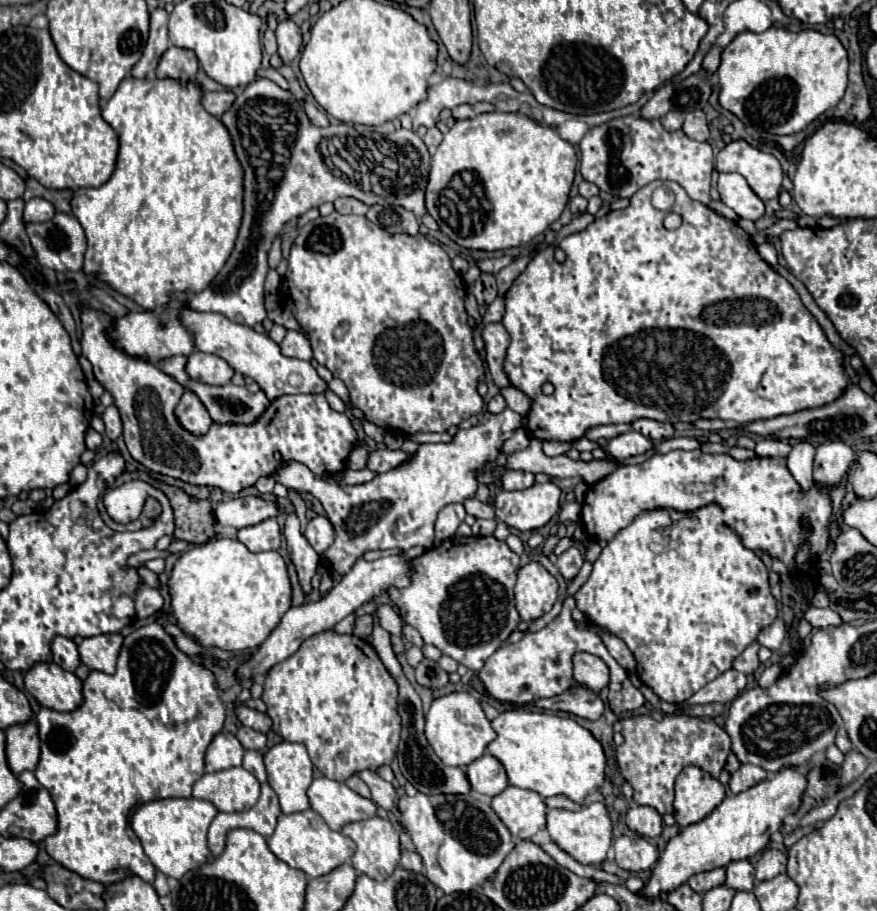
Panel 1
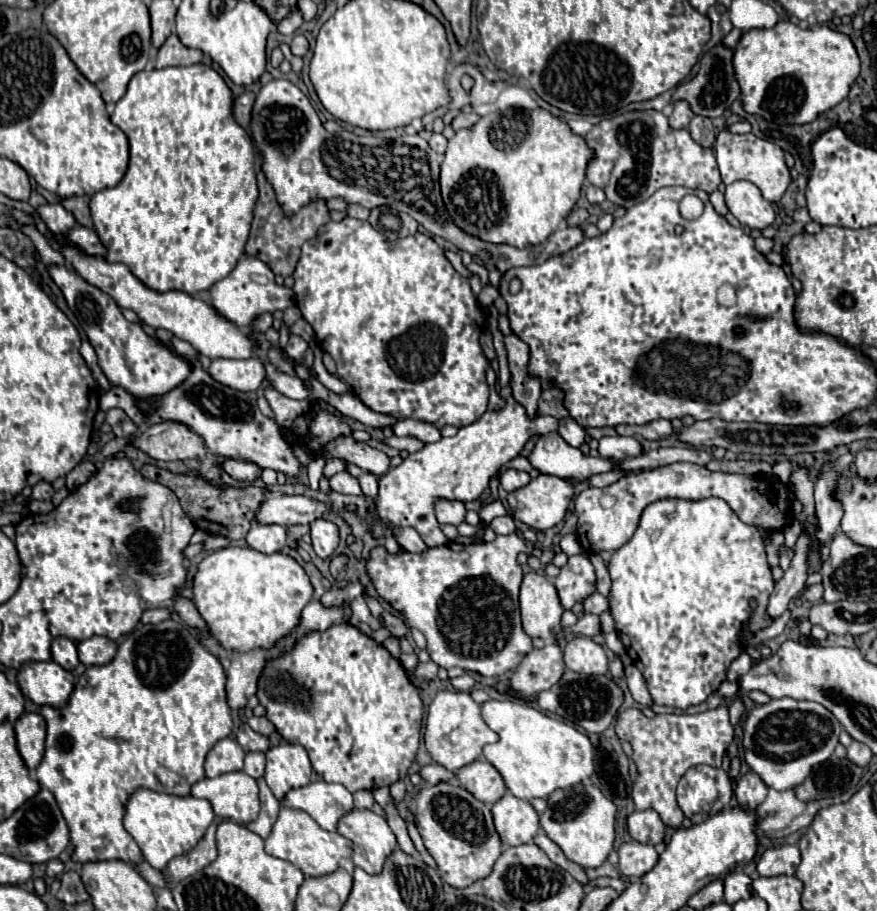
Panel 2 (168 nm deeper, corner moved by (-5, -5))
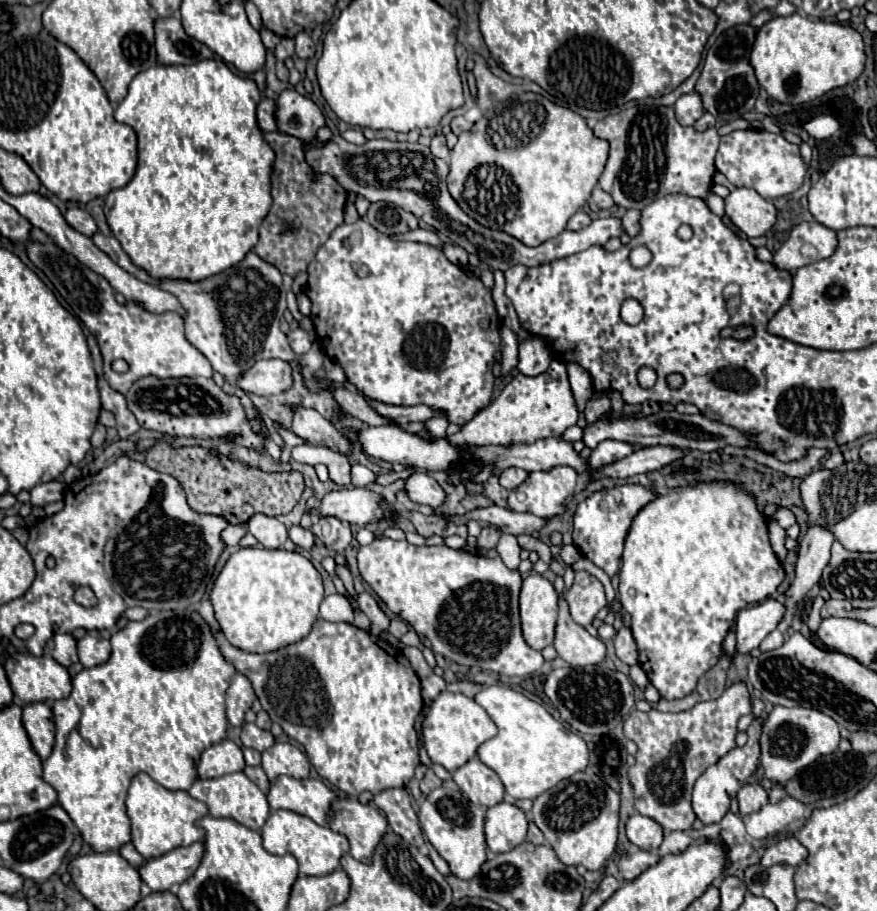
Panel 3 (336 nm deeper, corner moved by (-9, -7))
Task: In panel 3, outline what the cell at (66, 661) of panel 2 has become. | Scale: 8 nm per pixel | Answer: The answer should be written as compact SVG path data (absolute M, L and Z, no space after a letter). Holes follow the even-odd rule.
M55 634L47 642L47 652L65 668L77 662L77 644L71 634Z

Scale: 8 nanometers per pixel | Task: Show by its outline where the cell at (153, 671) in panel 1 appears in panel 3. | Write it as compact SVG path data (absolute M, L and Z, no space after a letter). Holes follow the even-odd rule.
M173 610L169 612L153 612L141 622L129 622L127 628L119 630L111 638L113 650L111 658L105 664L93 666L93 668L83 668L75 678L73 678L73 692L69 698L53 702L53 718L55 718L55 746L51 756L43 762L43 780L51 784L57 794L59 794L59 804L65 808L65 812L71 816L73 824L83 836L83 842L93 848L93 852L117 852L121 846L131 842L131 826L129 818L125 814L125 794L129 788L129 782L135 778L135 774L145 772L149 774L155 782L165 786L167 790L189 790L191 784L199 778L197 776L197 762L203 750L207 750L211 744L219 744L221 740L227 738L227 728L229 720L225 716L225 690L229 686L231 676L235 674L235 668L223 658L219 652L219 646L215 638L211 636L209 624L195 612L195 610L185 610L181 616Z

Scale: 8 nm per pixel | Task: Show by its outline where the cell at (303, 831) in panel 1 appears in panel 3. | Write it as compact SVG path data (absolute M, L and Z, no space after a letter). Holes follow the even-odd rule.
M287 810L271 812L265 826L261 828L261 836L263 836L263 848L269 854L277 854L277 856L293 854L299 864L299 872L307 876L331 874L339 866L341 856L349 852L349 840L343 834L337 834L331 828L315 824L307 816L299 816L297 812L287 812Z

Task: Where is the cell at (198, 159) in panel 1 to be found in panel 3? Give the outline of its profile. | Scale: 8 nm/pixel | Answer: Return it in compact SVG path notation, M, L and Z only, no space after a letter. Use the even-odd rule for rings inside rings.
M203 60L203 62L191 64L191 66L161 66L161 64L157 64L145 72L139 72L139 76L135 76L135 80L129 84L129 94L117 106L115 120L123 122L135 130L135 134L139 138L139 162L137 162L137 172L135 172L133 180L127 186L123 186L119 190L111 190L107 194L105 218L107 218L107 224L113 232L113 236L119 240L119 244L123 246L123 250L127 252L131 262L137 268L145 270L151 278L199 282L199 280L205 280L207 276L215 276L219 272L225 272L231 266L235 266L257 244L257 230L271 208L271 180L269 178L271 178L271 164L275 160L275 154L269 148L269 144L263 140L263 132L259 130L257 120L255 120L255 108L259 104L259 98L261 98L261 92L257 90L255 82L233 74L229 70L229 66L221 60Z

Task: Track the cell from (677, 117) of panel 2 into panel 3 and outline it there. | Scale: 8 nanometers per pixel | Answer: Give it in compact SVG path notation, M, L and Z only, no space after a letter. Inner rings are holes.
M695 92L683 94L675 102L675 116L677 116L677 120L679 120L681 126L693 126L703 116L703 112L705 110L701 106L701 98Z

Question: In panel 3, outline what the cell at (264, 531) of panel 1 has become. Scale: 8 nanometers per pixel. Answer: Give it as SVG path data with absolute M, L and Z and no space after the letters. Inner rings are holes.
M255 514L247 526L265 548L281 548L287 540L287 528L277 518Z

